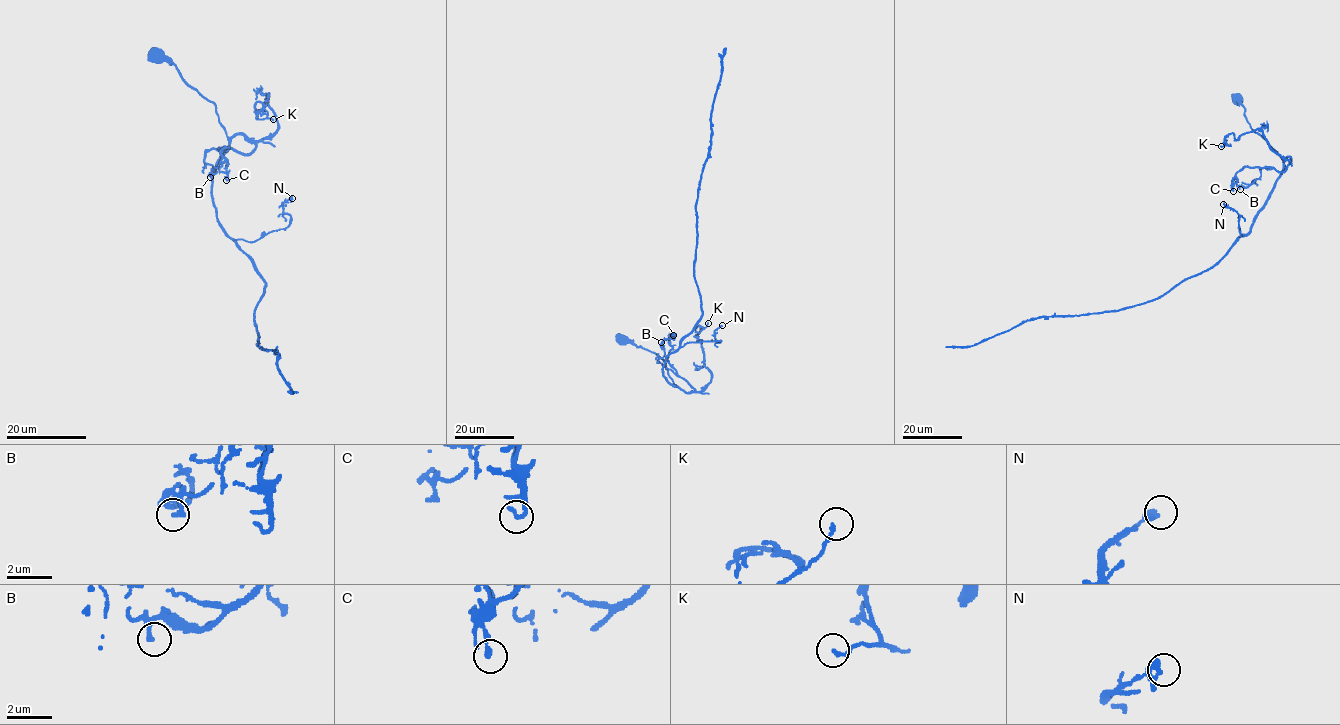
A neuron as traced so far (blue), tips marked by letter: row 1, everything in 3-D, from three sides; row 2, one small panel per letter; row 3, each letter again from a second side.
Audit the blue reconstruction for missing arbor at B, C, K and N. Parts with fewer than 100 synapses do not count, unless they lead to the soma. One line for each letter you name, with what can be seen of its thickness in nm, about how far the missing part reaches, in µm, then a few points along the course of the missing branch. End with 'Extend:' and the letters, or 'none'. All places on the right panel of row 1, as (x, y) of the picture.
Extend: none

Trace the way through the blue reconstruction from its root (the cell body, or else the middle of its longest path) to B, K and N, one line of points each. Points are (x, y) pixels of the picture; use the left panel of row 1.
B: (157, 57), (215, 106), (228, 137), (244, 134), (255, 145), (248, 154), (211, 148), (210, 177)
K: (157, 57), (215, 106), (228, 137), (262, 140), (277, 129), (268, 96), (255, 108), (260, 102), (273, 119)
N: (157, 57), (215, 106), (227, 136), (212, 178), (219, 226), (255, 241), (289, 223), (282, 203), (292, 198)

